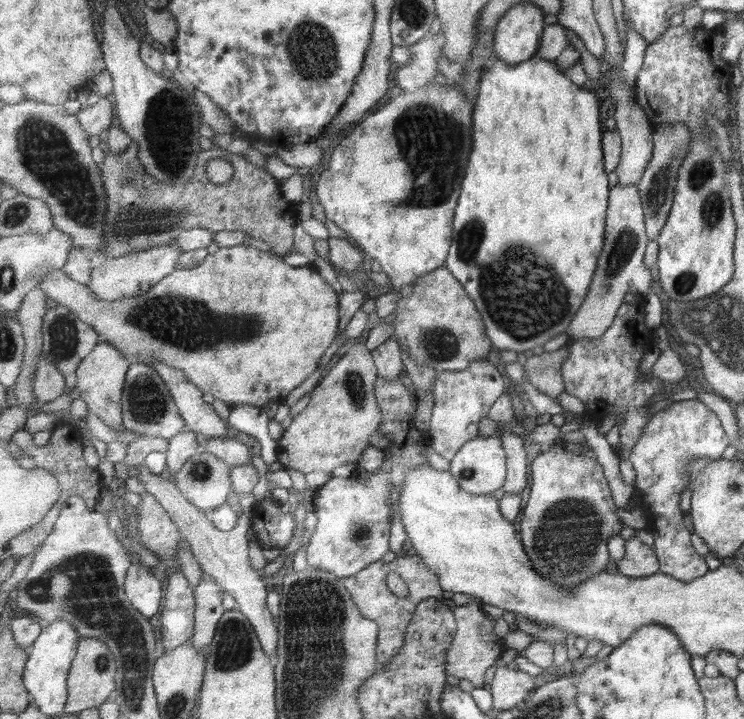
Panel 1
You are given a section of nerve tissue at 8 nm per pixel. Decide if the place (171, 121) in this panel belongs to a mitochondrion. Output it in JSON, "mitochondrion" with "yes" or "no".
{"mitochondrion":"yes"}

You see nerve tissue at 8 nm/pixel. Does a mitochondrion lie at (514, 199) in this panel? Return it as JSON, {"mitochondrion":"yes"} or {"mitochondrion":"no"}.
{"mitochondrion":"no"}

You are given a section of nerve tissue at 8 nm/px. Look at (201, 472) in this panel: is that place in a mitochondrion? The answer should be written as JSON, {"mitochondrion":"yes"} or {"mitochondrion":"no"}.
{"mitochondrion":"yes"}

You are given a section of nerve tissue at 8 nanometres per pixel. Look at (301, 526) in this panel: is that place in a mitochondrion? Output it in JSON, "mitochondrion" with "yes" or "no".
{"mitochondrion":"no"}

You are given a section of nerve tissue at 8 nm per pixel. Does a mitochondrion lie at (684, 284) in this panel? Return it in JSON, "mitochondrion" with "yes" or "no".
{"mitochondrion":"yes"}

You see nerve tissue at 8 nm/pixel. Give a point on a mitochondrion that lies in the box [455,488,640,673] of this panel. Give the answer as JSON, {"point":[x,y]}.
{"point":[565,540]}

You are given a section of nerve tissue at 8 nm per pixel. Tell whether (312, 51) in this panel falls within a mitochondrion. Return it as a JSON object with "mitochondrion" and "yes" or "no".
{"mitochondrion":"yes"}

